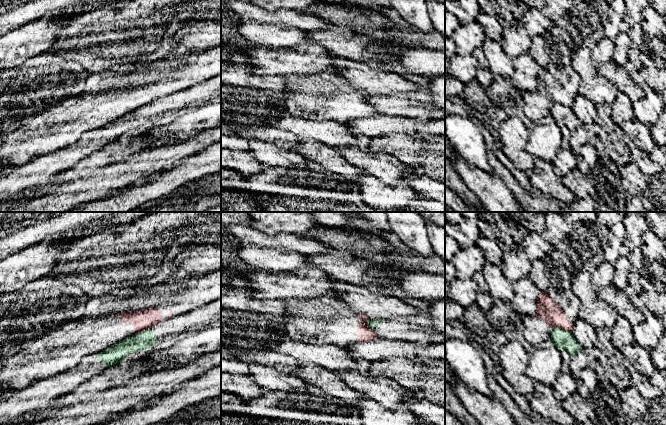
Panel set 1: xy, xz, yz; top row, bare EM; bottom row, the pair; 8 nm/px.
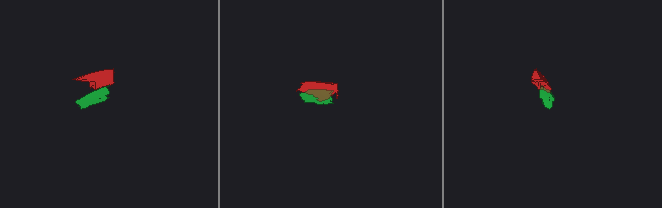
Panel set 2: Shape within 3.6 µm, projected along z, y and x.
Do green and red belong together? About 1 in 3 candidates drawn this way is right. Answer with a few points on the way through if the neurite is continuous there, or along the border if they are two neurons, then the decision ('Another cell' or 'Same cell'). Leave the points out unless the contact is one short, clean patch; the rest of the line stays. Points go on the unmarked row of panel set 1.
Boundary: yz (553, 102), (559, 102), (570, 107). Another cell

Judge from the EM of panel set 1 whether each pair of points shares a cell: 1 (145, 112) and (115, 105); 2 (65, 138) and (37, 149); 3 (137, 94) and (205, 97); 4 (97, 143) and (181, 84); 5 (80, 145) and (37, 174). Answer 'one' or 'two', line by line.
1: two
2: one
3: two
4: two
5: one

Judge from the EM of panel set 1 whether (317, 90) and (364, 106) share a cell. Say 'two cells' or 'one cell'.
one cell

